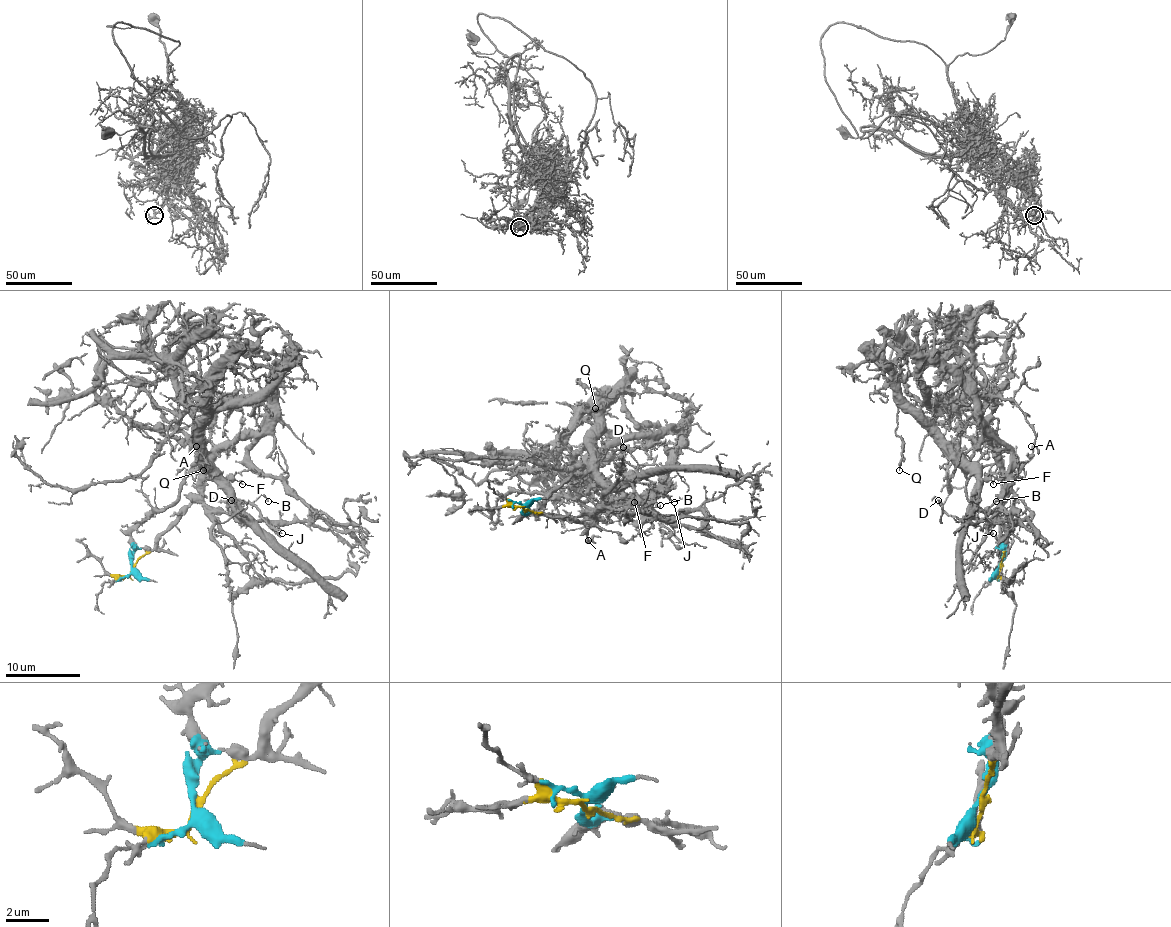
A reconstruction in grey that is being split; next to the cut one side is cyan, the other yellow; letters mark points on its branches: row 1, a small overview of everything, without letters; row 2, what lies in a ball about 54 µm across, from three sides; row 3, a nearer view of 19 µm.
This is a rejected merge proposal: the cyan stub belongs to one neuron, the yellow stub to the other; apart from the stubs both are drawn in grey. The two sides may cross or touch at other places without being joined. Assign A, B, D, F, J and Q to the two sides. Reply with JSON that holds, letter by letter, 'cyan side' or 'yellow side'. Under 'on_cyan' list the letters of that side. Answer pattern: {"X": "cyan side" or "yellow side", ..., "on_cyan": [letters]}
{"A": "yellow side", "B": "yellow side", "D": "cyan side", "F": "cyan side", "J": "yellow side", "Q": "cyan side", "on_cyan": ["D", "F", "Q"]}

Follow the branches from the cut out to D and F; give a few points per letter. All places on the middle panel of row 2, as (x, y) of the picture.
D: (523, 508), (525, 516), (572, 475), (590, 473), (605, 486), (618, 486), (633, 478), (641, 467), (624, 447)
F: (523, 508), (525, 516), (572, 475), (590, 473), (600, 473), (635, 503)

